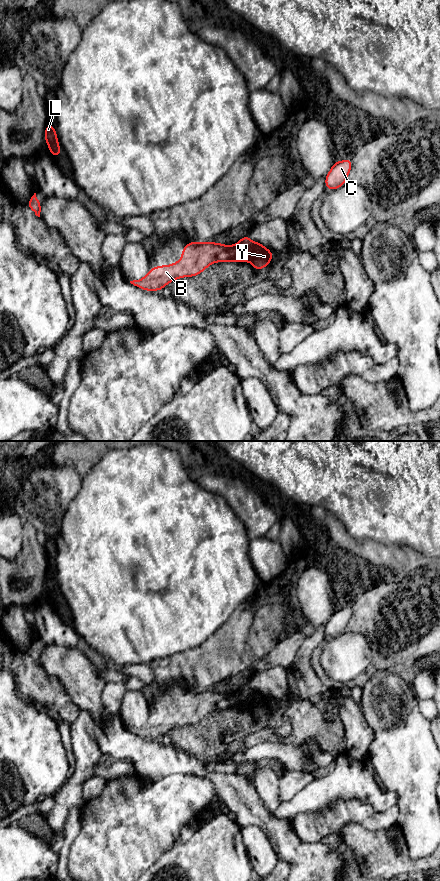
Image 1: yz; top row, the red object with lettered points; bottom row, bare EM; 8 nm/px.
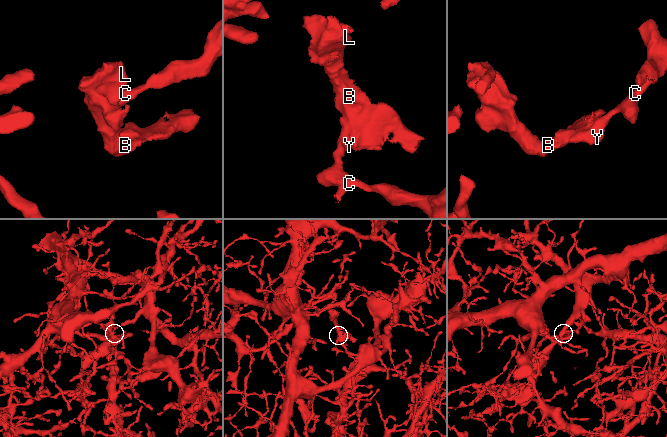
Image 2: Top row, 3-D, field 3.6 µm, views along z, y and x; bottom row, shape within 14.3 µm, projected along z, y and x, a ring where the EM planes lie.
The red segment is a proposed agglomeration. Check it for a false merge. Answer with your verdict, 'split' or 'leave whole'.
split

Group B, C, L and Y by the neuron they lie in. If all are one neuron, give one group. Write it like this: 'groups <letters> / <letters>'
groups B L / C Y

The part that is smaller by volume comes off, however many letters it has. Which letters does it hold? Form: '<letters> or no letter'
B, L

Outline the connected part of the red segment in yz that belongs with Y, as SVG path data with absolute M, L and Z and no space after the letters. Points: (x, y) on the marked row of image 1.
M259 242L250 246L235 244L216 257L216 262L250 262L255 271L267 267L275 255Z

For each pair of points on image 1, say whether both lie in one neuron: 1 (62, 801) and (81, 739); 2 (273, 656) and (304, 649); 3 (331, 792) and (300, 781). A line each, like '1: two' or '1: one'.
1: one
2: two
3: two

